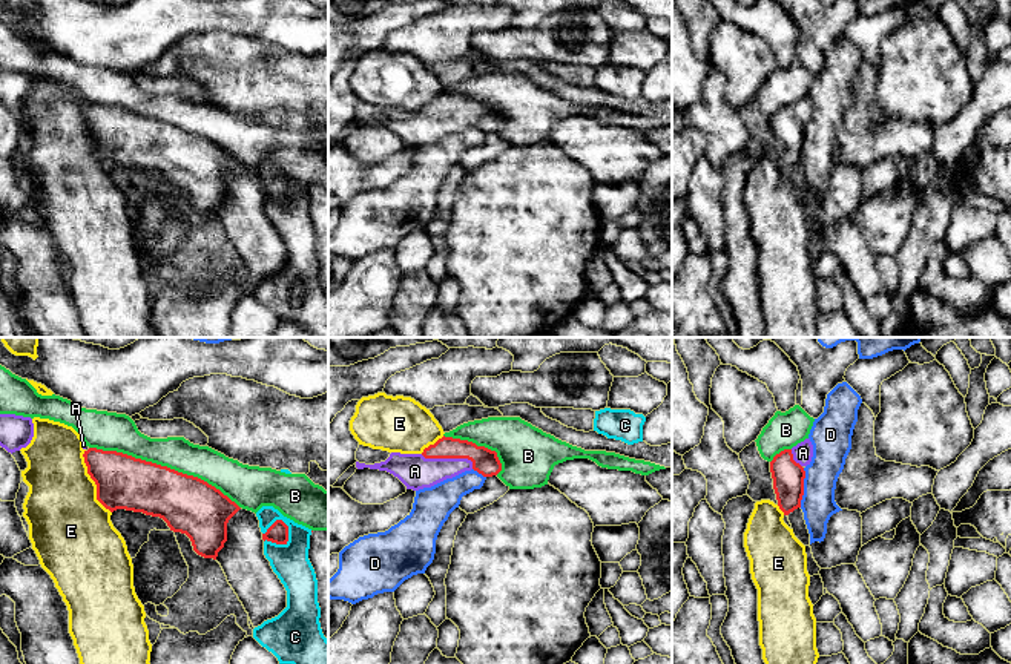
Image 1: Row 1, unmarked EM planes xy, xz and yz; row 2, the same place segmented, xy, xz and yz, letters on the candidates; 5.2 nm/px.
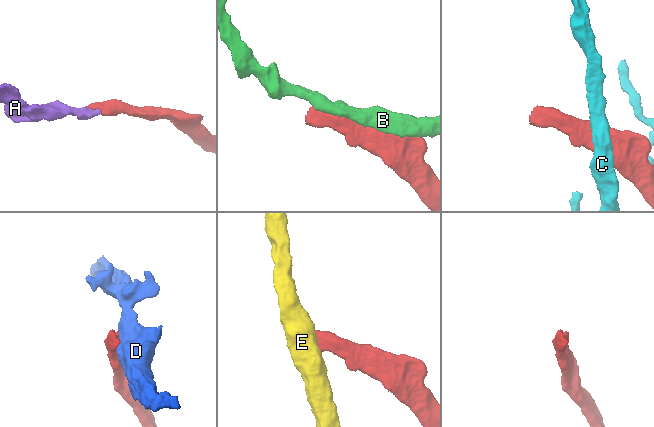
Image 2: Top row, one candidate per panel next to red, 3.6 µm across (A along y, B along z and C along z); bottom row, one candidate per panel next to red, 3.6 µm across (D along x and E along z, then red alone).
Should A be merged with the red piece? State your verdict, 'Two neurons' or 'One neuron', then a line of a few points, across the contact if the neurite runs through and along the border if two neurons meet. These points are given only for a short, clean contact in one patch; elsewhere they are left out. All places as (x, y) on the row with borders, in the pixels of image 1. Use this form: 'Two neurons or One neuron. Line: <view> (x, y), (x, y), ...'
One neuron. Line: xz (485, 462), (477, 457), (450, 457), (427, 470), (414, 471)

